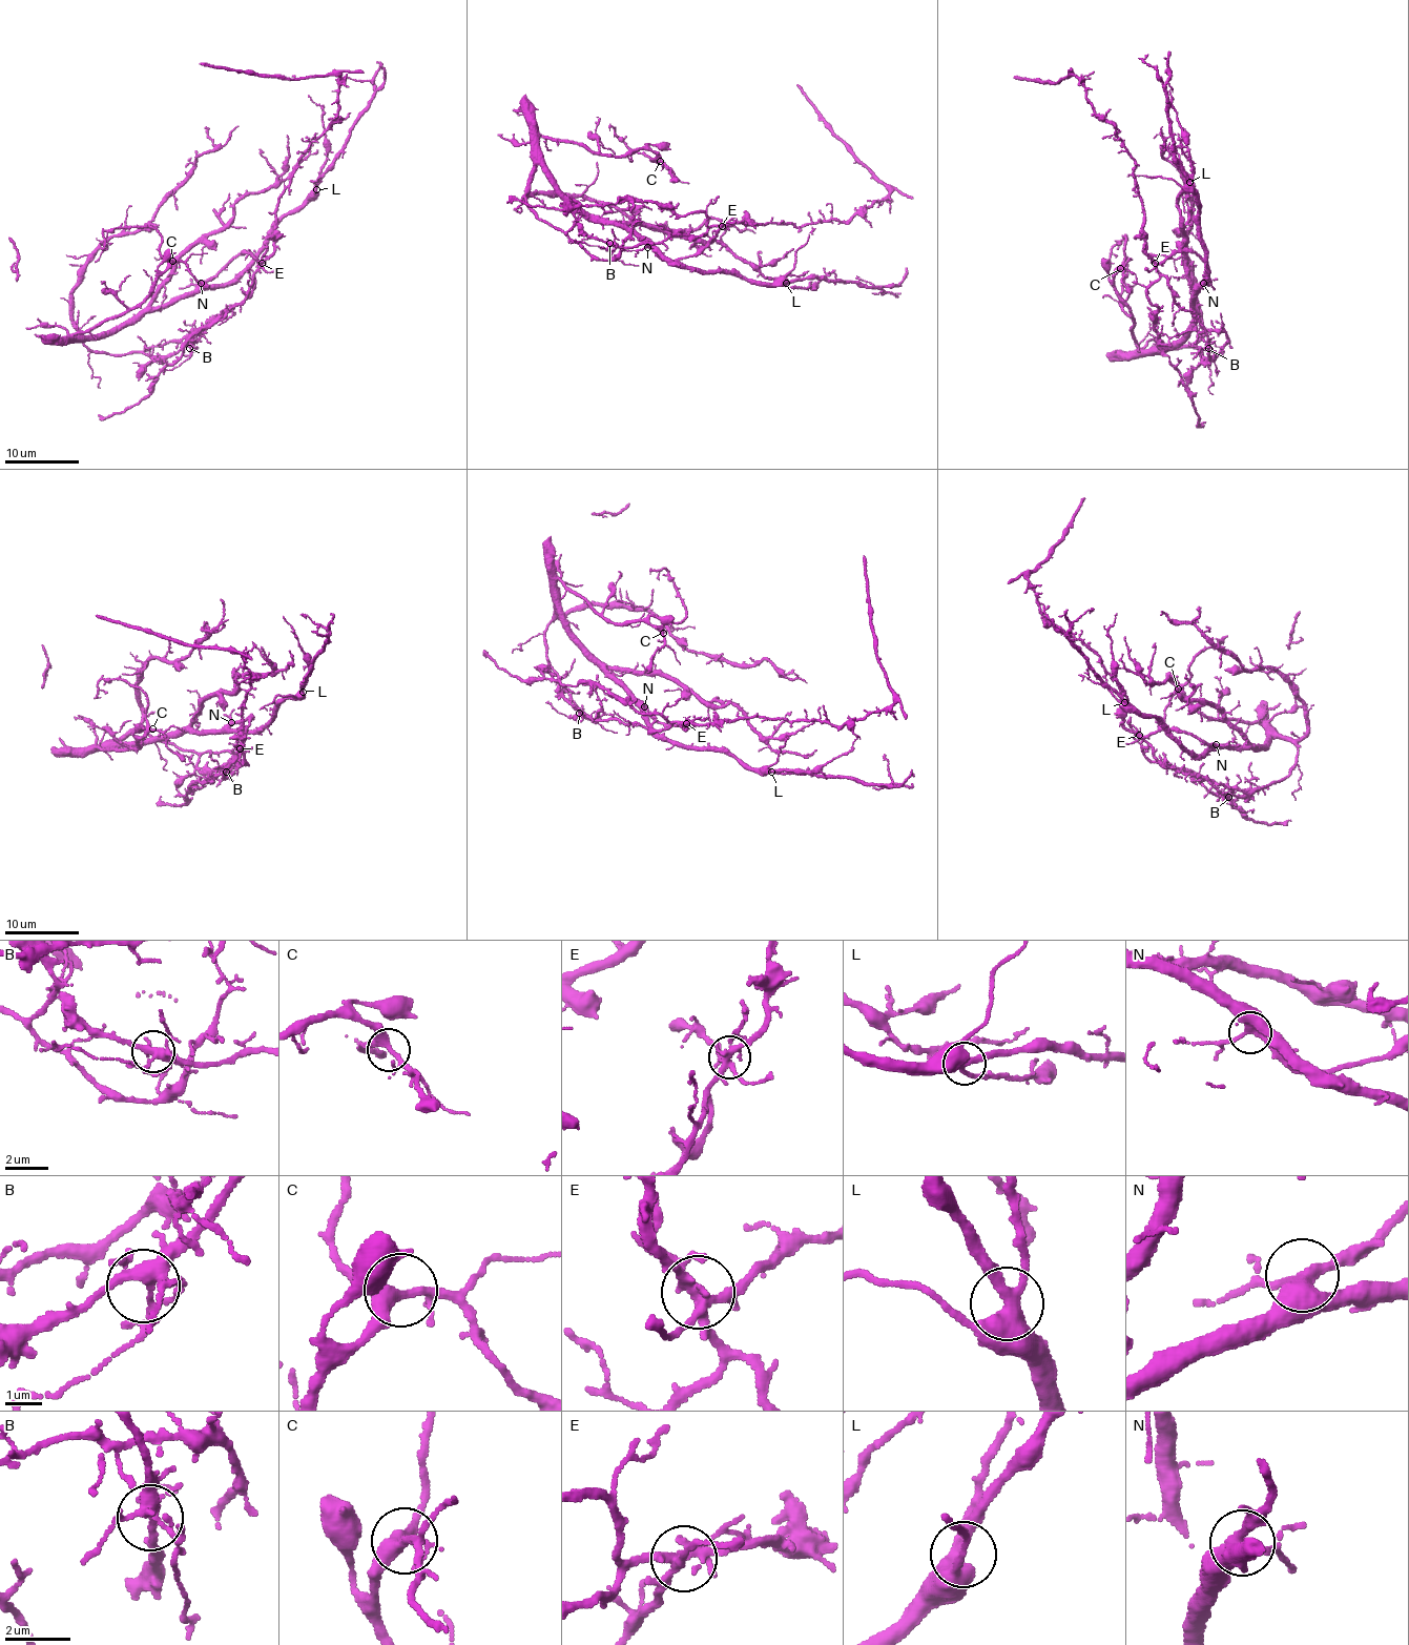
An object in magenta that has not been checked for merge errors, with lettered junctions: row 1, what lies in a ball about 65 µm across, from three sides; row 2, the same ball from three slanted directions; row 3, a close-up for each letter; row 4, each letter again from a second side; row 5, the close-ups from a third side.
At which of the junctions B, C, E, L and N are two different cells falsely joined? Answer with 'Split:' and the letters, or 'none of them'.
Split: E

